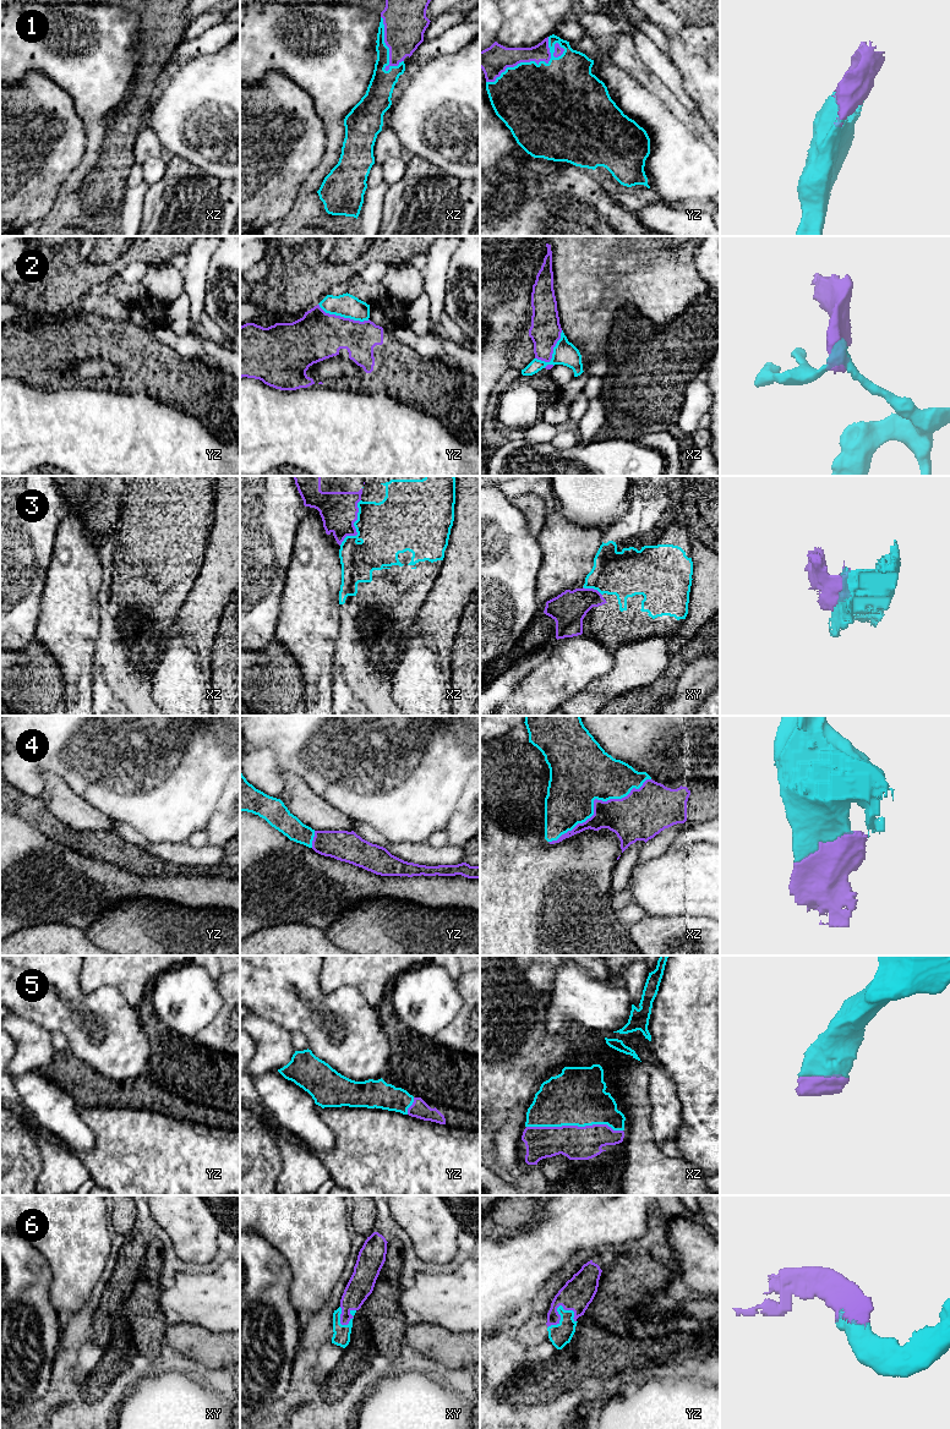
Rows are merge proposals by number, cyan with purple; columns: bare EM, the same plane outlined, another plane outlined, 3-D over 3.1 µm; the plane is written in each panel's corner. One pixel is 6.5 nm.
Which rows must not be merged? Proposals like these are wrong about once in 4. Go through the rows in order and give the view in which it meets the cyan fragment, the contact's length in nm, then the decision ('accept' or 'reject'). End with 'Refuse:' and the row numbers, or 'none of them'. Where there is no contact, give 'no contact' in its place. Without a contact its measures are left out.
1: contact in yz; length 550 nm; accept
2: contact in xz; length 280 nm; reject
3: contact in xz; length 340 nm; reject
4: contact in xz; length 800 nm; accept
5: contact in xz; length 650 nm; accept
6: contact in yz; length 220 nm; accept
Refuse: 2, 3

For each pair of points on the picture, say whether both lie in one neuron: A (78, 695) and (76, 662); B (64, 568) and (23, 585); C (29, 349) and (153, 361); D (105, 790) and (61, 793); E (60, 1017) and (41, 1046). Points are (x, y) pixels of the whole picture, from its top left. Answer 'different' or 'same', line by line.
A: same
B: different
C: same
D: different
E: different

